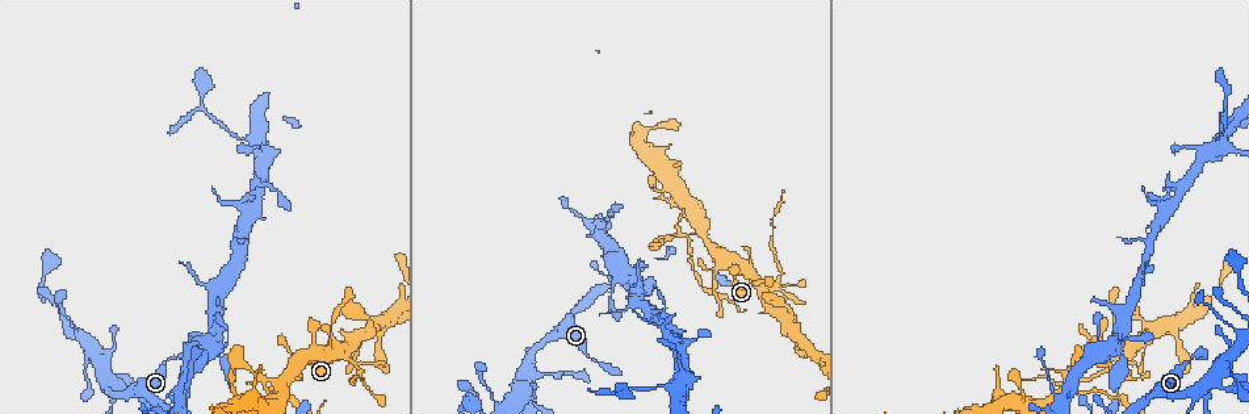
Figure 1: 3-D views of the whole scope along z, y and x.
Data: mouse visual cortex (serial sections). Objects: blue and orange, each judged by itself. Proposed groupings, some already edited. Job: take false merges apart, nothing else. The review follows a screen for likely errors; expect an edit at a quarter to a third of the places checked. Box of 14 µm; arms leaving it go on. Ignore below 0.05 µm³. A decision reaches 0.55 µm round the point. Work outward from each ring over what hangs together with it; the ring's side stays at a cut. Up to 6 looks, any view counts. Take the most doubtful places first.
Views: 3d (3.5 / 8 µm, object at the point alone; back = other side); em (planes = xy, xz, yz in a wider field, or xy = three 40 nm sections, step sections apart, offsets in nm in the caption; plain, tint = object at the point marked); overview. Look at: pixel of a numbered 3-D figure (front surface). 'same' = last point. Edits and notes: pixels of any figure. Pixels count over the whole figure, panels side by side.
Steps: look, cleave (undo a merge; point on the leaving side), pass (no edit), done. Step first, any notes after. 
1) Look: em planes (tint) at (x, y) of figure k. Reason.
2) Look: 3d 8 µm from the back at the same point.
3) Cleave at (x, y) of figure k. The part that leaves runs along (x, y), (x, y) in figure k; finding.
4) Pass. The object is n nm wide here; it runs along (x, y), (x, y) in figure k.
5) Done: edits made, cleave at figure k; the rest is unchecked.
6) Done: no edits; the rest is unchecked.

Look: 3d 3.5 µm at (104, 378) of figure 1. Four arms meet.

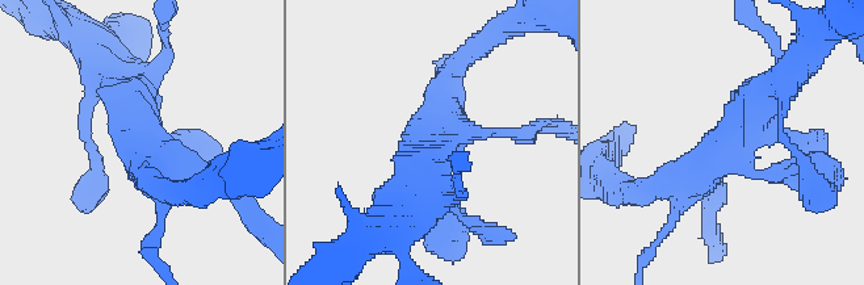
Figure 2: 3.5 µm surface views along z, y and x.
Look: em planes (tint) at (144, 142) of figure 2.

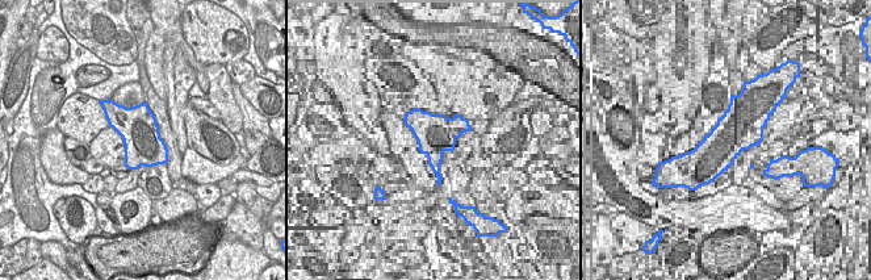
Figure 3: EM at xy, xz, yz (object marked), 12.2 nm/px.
Pass. Continuous, no second cell.

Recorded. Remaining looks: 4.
Look: 3d 3.5 µm at (354, 363) of figure 1. Sudden change in width.

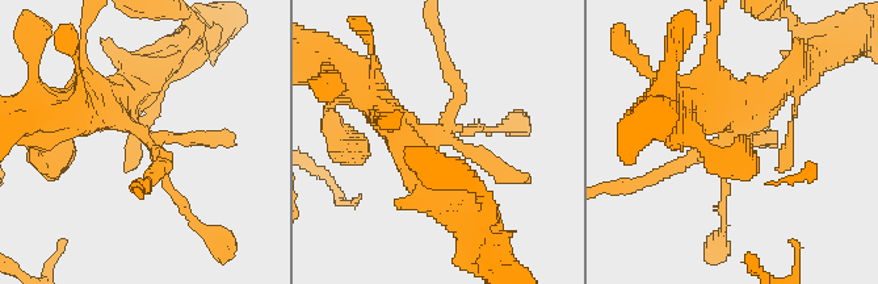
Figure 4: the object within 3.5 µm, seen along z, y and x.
Look: em xy step 1 (tint) at (719, 135) of figure 4.

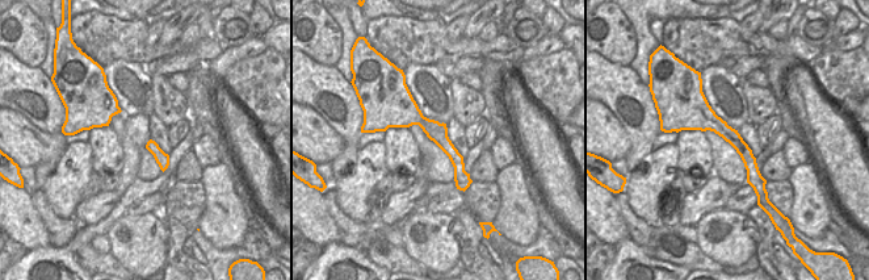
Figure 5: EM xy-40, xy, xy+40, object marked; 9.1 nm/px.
Pass. It runs along (678, 124), (722, 128), (762, 184) in figure 5; all the same cell.

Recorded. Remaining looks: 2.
Look: 3d 3.5 µm at (673, 235) of figure 1.

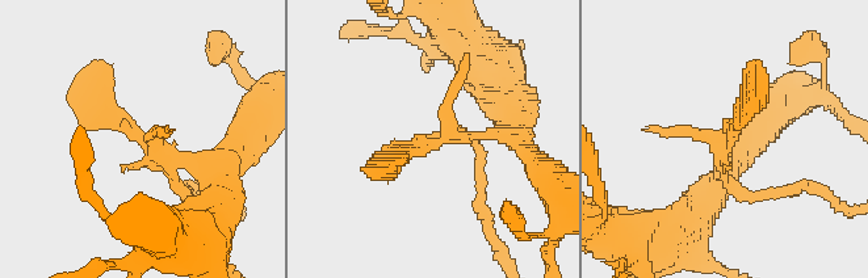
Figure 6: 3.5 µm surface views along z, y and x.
Look: em planes (tint) at (435, 140) of figure 6.

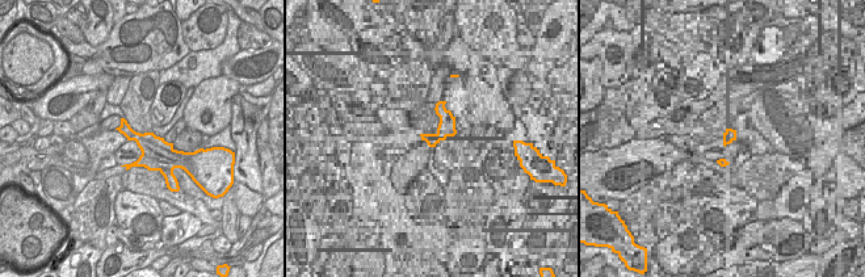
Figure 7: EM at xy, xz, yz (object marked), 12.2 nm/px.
Pass. It runs along (226, 163), (166, 155), (93, 78) in figure 6; continuous, no second cell.

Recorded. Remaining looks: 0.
Done: no edits; the rest is unchecked.

